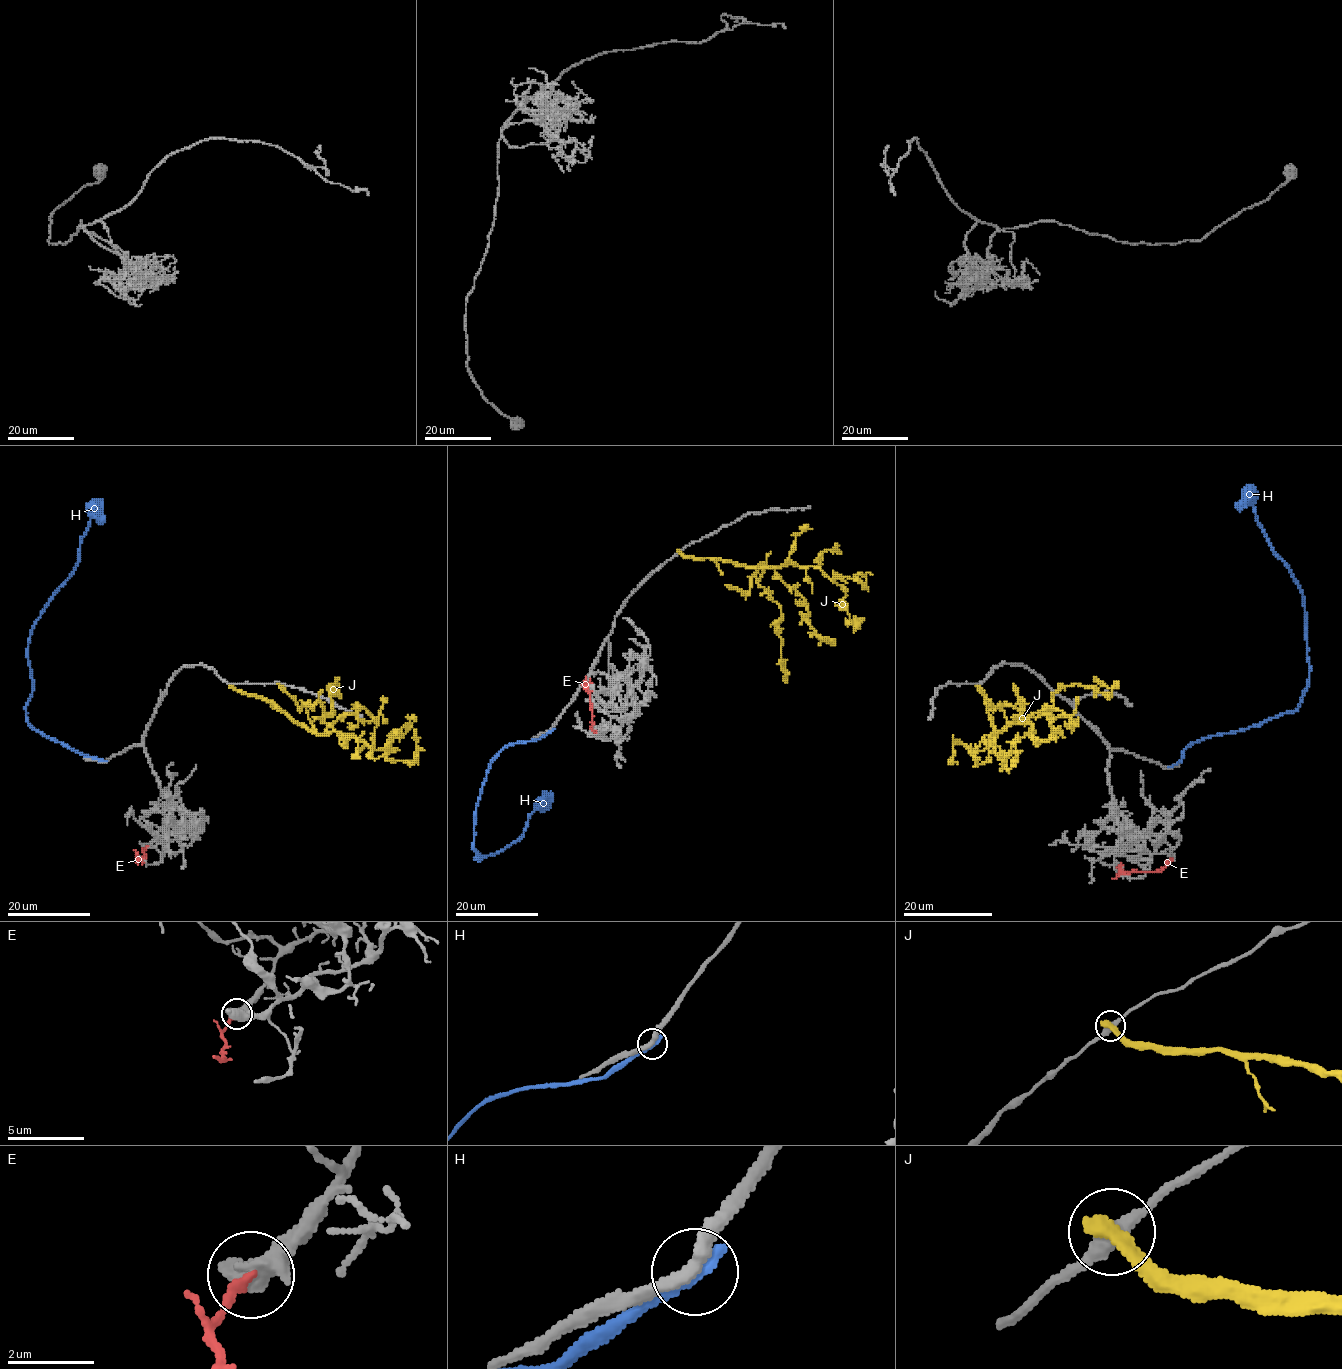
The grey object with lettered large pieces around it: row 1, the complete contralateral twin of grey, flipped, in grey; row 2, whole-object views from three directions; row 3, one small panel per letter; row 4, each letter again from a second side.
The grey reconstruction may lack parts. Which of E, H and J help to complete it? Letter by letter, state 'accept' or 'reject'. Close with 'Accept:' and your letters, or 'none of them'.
E: reject
H: reject
J: reject
Accept: none of them

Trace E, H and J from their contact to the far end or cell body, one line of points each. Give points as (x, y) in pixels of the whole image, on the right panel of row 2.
E: (1170, 859), (1156, 872), (1130, 871), (1112, 879)
H: (1169, 767), (1203, 738), (1292, 712), (1308, 683), (1301, 590), (1273, 550), (1254, 513), (1253, 490), (1245, 484)
J: (977, 686), (996, 734), (1012, 723), (1047, 714), (1061, 687), (1093, 686), (1109, 694), (1110, 689), (1093, 677)

